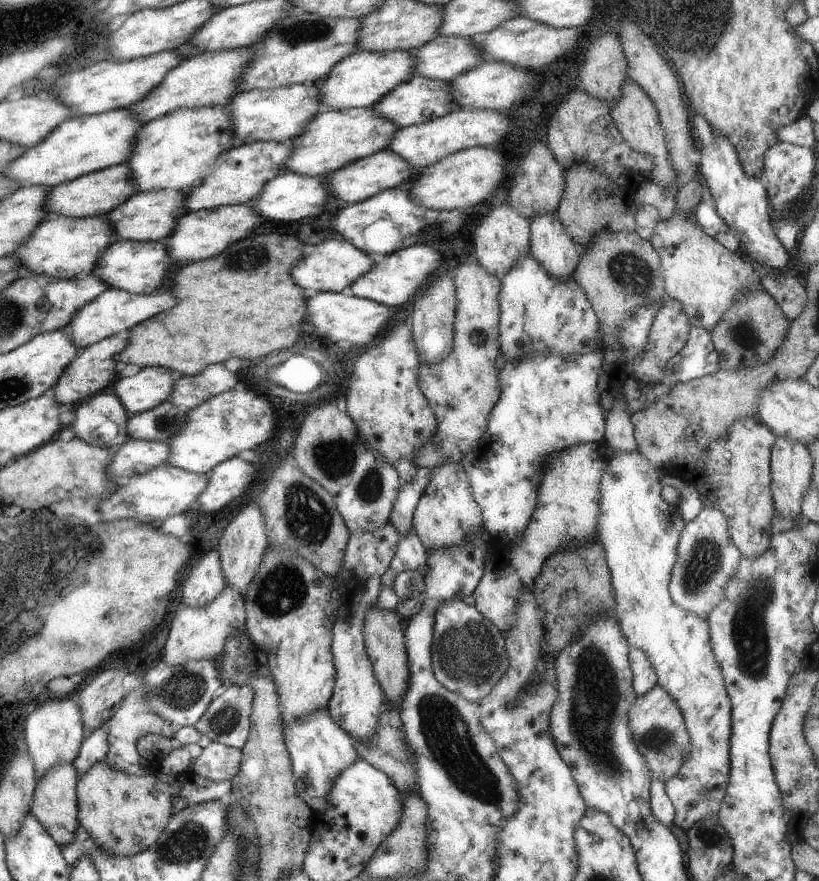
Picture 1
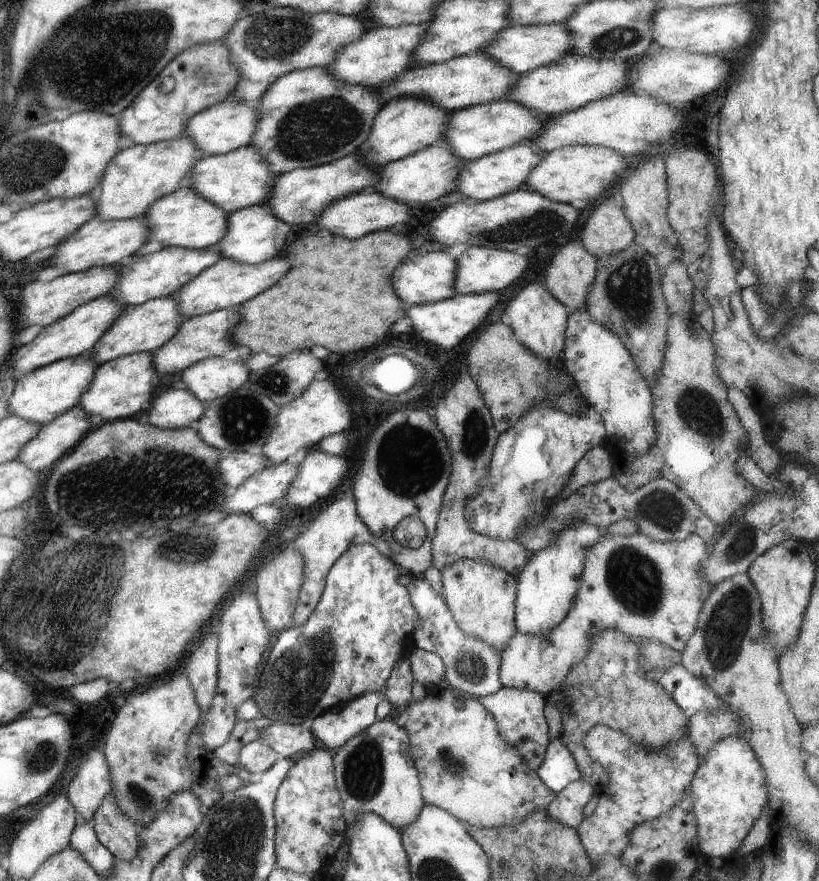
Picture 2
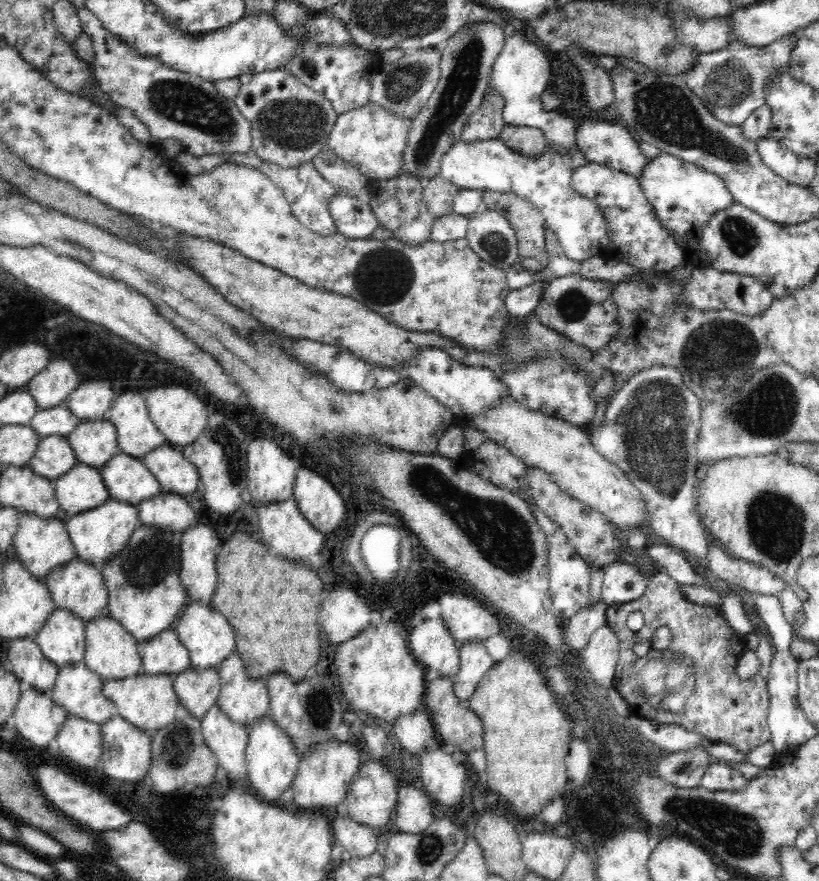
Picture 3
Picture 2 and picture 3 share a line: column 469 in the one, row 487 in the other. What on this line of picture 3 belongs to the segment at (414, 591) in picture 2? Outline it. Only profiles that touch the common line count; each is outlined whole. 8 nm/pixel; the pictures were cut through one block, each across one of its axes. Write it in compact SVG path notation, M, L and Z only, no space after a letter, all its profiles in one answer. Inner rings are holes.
M653 367L651 370L646 370L645 372L640 372L634 377L629 378L623 384L623 386L616 392L616 396L612 398L612 402L607 405L606 412L604 414L605 418L603 423L598 427L588 427L590 432L590 440L594 445L594 448L598 453L603 454L604 458L608 461L616 463L631 479L632 484L640 490L642 493L642 499L647 503L648 515L650 515L650 522L648 522L649 528L651 528L651 534L655 541L668 544L671 548L682 552L687 556L696 566L699 572L702 574L710 575L710 559L708 559L708 543L706 542L706 536L704 535L704 528L702 527L699 514L697 512L697 498L694 497L694 487L698 484L695 479L695 472L698 464L698 438L700 434L700 424L701 424L701 403L699 400L693 396L687 386L684 386L682 382L682 377L668 367Z

